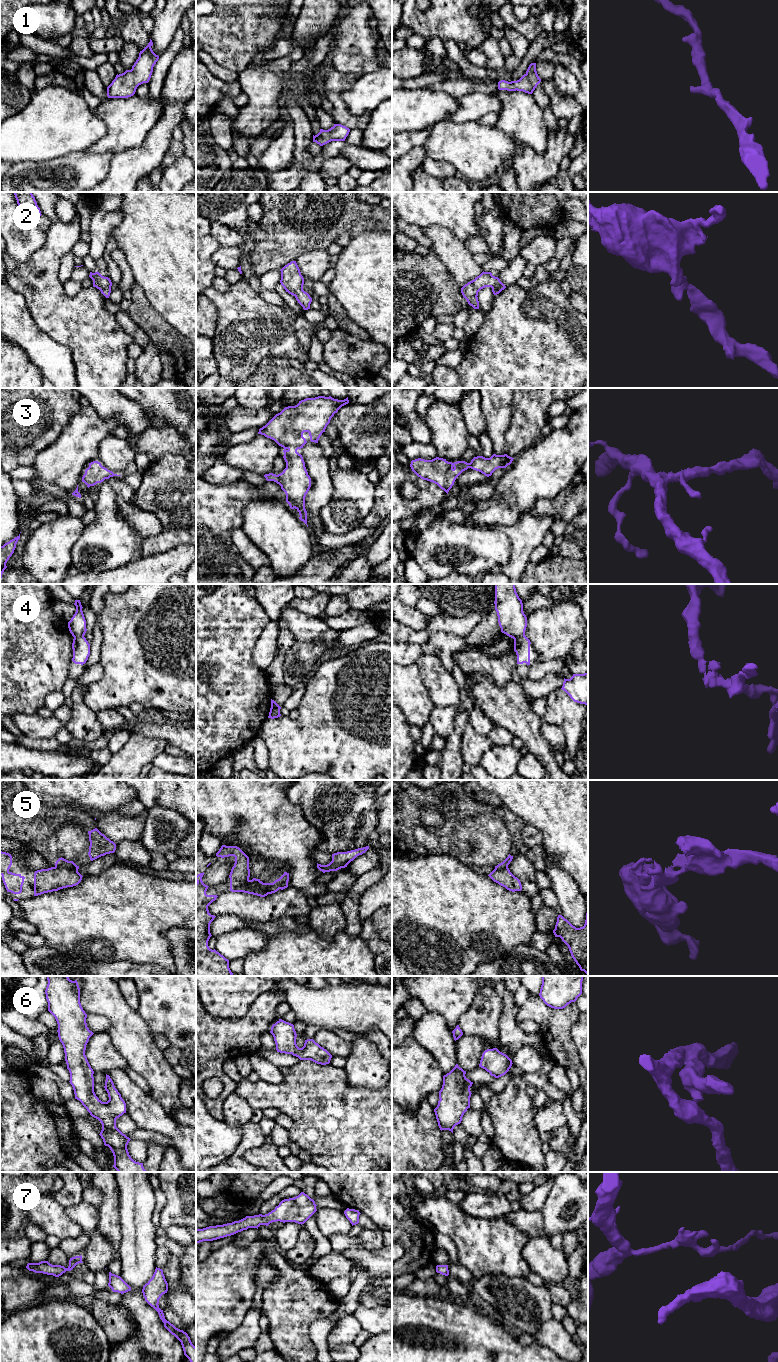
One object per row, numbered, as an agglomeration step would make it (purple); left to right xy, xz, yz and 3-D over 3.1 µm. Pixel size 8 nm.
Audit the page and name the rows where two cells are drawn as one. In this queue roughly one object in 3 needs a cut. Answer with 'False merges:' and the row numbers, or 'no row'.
False merges: 4, 5

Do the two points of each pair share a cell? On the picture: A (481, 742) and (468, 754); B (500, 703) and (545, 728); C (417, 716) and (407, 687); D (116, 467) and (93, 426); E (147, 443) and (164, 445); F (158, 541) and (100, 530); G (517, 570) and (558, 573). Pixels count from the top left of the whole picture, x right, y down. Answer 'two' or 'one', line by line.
A: one
B: two
C: one
D: two
E: one
F: two
G: two

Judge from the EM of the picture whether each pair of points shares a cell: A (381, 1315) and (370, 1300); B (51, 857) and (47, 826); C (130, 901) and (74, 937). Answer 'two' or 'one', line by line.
A: two
B: one
C: one

